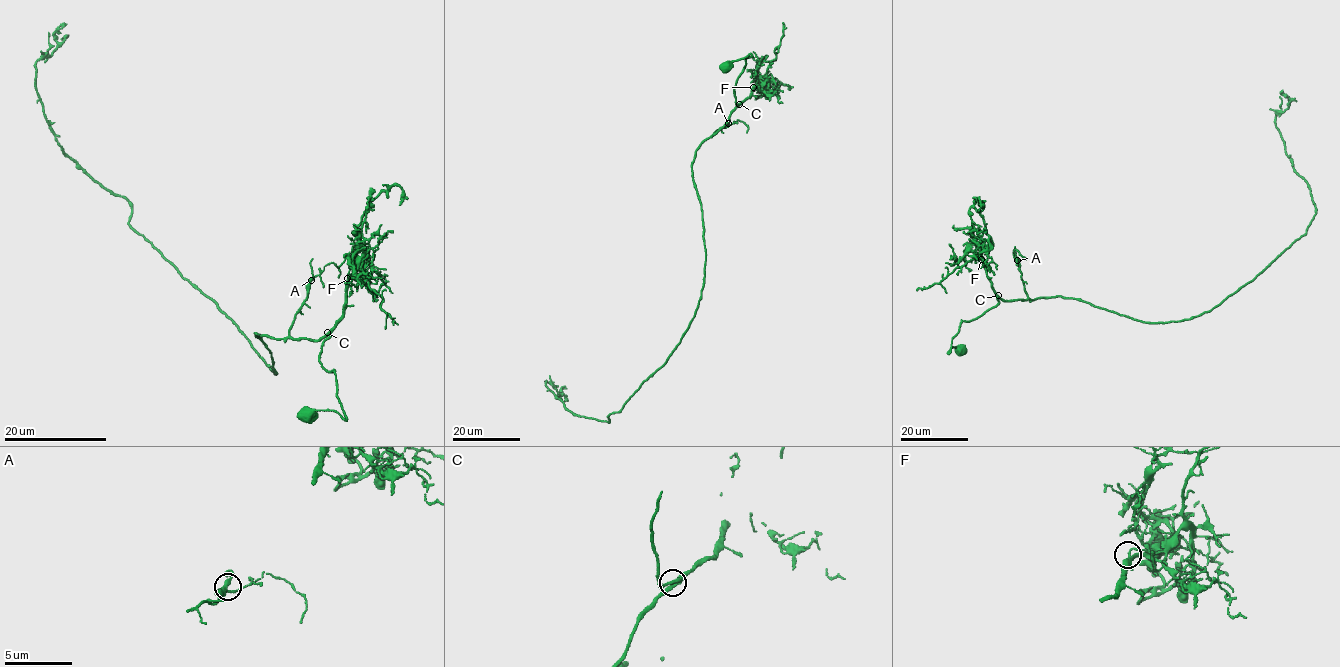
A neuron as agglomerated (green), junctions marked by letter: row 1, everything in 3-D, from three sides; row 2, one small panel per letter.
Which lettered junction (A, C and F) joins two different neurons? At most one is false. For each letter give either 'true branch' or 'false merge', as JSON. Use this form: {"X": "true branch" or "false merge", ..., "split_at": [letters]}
{"A": "true branch", "C": "true branch", "F": "false merge", "split_at": ["F"]}

